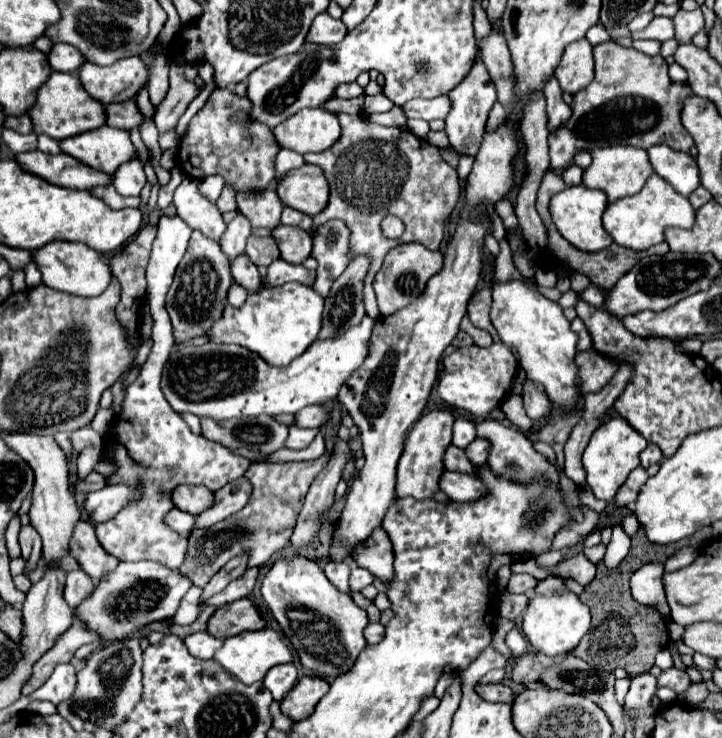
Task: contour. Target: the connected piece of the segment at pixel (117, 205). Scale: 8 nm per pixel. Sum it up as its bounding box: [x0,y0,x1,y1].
[90,186,140,210]

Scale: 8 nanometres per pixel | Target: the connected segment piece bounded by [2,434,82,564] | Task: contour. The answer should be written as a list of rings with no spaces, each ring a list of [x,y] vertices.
[[[4,434],[2,438],[16,454],[20,454],[32,466],[32,470],[36,474],[34,492],[32,492],[32,506],[28,510],[28,516],[30,516],[30,524],[34,526],[34,530],[38,530],[38,534],[42,538],[42,544],[44,544],[42,558],[46,560],[46,564],[54,564],[58,558],[68,554],[68,538],[72,538],[72,530],[82,514],[76,500],[74,500],[74,494],[70,492],[66,456],[52,436]]]

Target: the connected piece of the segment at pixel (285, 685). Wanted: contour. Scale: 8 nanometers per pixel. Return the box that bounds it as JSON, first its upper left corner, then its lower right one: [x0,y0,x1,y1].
[264,662,298,702]

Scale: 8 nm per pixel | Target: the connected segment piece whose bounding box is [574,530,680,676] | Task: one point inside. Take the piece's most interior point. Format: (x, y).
(624, 634)

